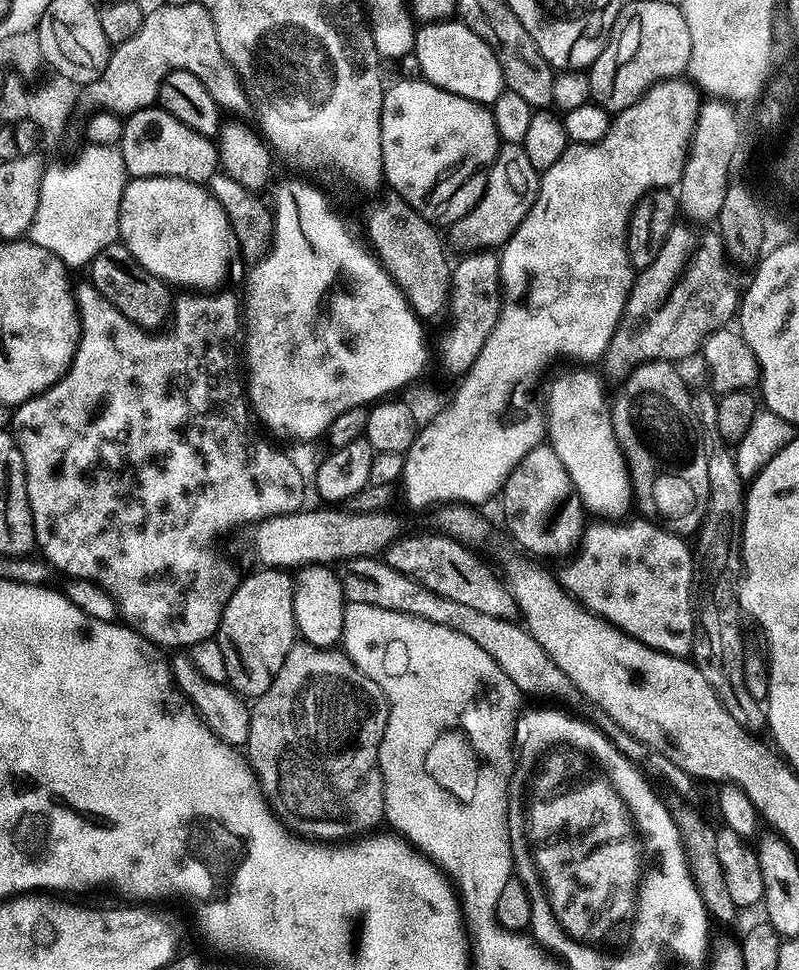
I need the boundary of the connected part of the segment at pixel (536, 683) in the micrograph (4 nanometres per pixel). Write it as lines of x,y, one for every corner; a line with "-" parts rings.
356,557
345,561
341,568
338,577
343,586
345,599
349,603
372,605
378,609
410,614
426,618
426,622
435,622
458,630
477,642
486,654
490,654
523,695
554,696
568,702
581,701
580,691
570,682
570,678
558,669
557,663
517,621
479,613
478,610
474,610
474,606
465,606
462,602
450,602
448,598
442,598
420,583
414,582
409,576
398,573
383,559
377,557

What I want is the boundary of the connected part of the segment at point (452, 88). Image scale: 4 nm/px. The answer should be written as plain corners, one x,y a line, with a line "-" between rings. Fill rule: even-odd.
459,19
438,20
417,27
414,51
421,77
450,94
490,106
498,94
506,91
502,66
498,66
494,50
490,50
490,46
486,46
486,42
482,42
482,38
478,38
478,34
460,23

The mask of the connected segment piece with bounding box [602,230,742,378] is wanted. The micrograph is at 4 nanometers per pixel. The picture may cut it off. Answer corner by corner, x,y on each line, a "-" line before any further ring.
719,231
708,232
696,244
696,249
688,256
688,265
684,273
672,284
669,292
660,292
659,267
645,268
635,277
632,293
628,296
628,305
624,311
624,317
620,320
610,346
603,354
602,364
608,367
608,372
617,378
623,378
637,364
644,364
648,360
666,360
669,362
681,362
687,356
692,356
701,351
706,337
712,332
725,327
728,319
735,317
738,305
742,299
741,285
736,285
736,276
728,265
729,253
726,244
721,239

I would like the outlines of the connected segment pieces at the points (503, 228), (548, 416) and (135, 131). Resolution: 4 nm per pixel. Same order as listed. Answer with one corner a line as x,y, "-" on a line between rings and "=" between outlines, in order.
501,143
492,167
488,169
488,181
482,198
454,225
456,236
468,250
496,250
507,244
518,230
520,223
530,214
536,195
540,189
541,173
530,166
523,144
=
588,366
576,367
573,372
562,373
548,388
548,401
542,410
546,440
569,472
585,509
598,512
602,518
620,518
628,507
633,507
634,493
628,463
614,434
610,400
604,397
604,384
598,373
591,372
=
153,106
133,112
124,120
122,138
118,145
122,154
122,162
126,166
129,177
148,179
182,179
194,184
207,185
208,179
218,172
218,148
209,137
202,136
190,130
174,114
170,114
165,108

